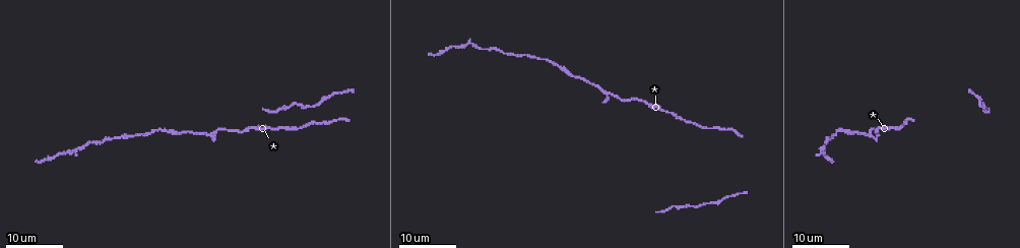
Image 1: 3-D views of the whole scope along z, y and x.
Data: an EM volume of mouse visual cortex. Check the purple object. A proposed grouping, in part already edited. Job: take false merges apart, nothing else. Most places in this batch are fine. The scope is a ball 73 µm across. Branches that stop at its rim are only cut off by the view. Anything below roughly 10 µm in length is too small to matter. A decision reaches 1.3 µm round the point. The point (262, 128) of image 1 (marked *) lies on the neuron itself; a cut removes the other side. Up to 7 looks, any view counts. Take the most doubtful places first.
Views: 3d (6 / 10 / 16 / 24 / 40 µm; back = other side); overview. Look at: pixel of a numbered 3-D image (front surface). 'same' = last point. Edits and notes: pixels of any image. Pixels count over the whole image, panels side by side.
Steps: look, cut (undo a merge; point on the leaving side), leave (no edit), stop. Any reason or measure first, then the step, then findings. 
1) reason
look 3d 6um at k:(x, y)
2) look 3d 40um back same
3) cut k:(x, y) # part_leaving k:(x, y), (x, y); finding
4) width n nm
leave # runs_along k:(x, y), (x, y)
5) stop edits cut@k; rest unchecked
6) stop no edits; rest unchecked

narrows sharply
look 3d 24um at 1:(821, 147)

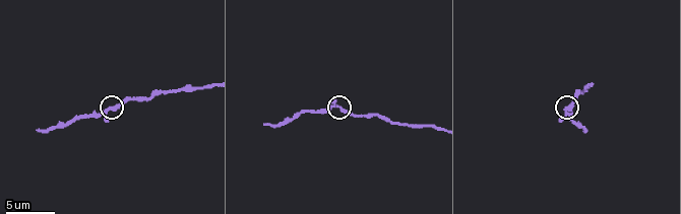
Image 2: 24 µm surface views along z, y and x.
look 3d 6um at 2:(107, 109)

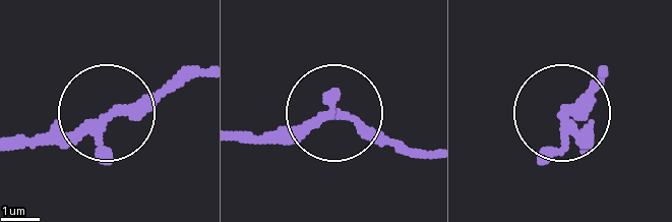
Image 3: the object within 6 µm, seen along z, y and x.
leave # runs_along 3:(195, 73), (33, 148); one neuron here

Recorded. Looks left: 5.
thick turns thin
look 3d 24um at 1:(320, 124)

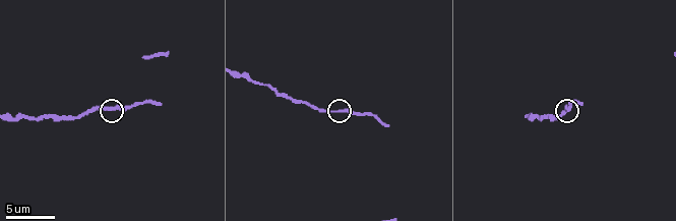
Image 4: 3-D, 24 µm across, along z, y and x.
closer look
look 3d 10um at 4:(109, 107)

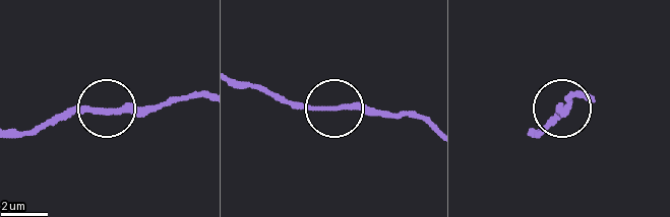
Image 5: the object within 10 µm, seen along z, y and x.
leave # runs_along 5:(13, 133), (37, 131), (83, 110), (154, 110), (175, 103); all the same neuron

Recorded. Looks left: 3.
sudden change in width
look 3d 24um at 1:(600, 87)

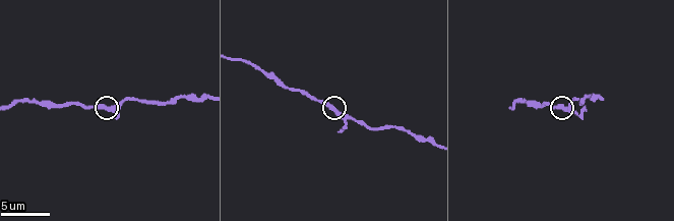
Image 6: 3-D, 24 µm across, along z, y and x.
look 3d 6um at 6:(104, 104)

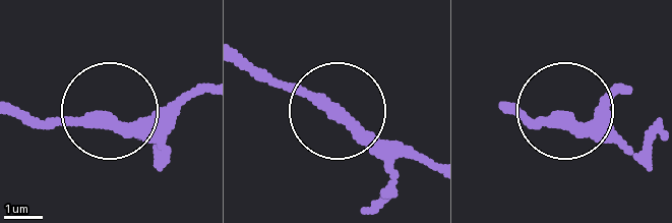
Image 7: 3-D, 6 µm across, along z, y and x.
width 320 nm
leave # continuous, no second neuron

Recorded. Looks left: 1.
calibre changes
look 3d 6um at 6:(39, 102)

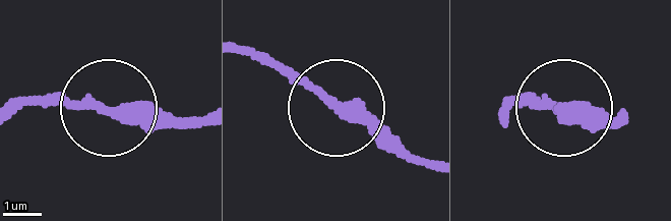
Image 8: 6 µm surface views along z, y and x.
leave # one neuron here

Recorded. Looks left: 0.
stop no edits; rest unchecked

